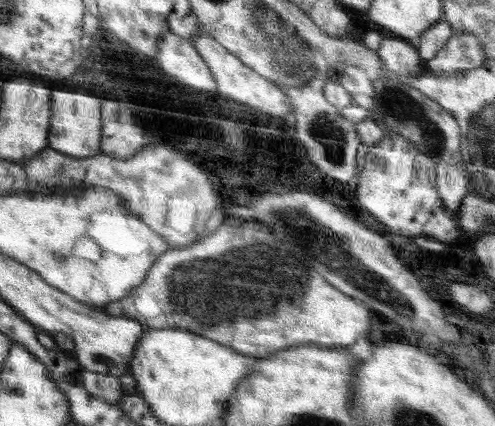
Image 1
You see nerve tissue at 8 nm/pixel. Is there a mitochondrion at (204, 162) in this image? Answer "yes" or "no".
no

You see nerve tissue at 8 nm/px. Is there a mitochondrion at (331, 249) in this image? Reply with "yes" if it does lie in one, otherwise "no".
yes

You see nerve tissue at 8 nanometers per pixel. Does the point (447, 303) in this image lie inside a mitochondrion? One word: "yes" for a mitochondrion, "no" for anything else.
no

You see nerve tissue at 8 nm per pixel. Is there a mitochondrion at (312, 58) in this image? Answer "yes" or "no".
no

